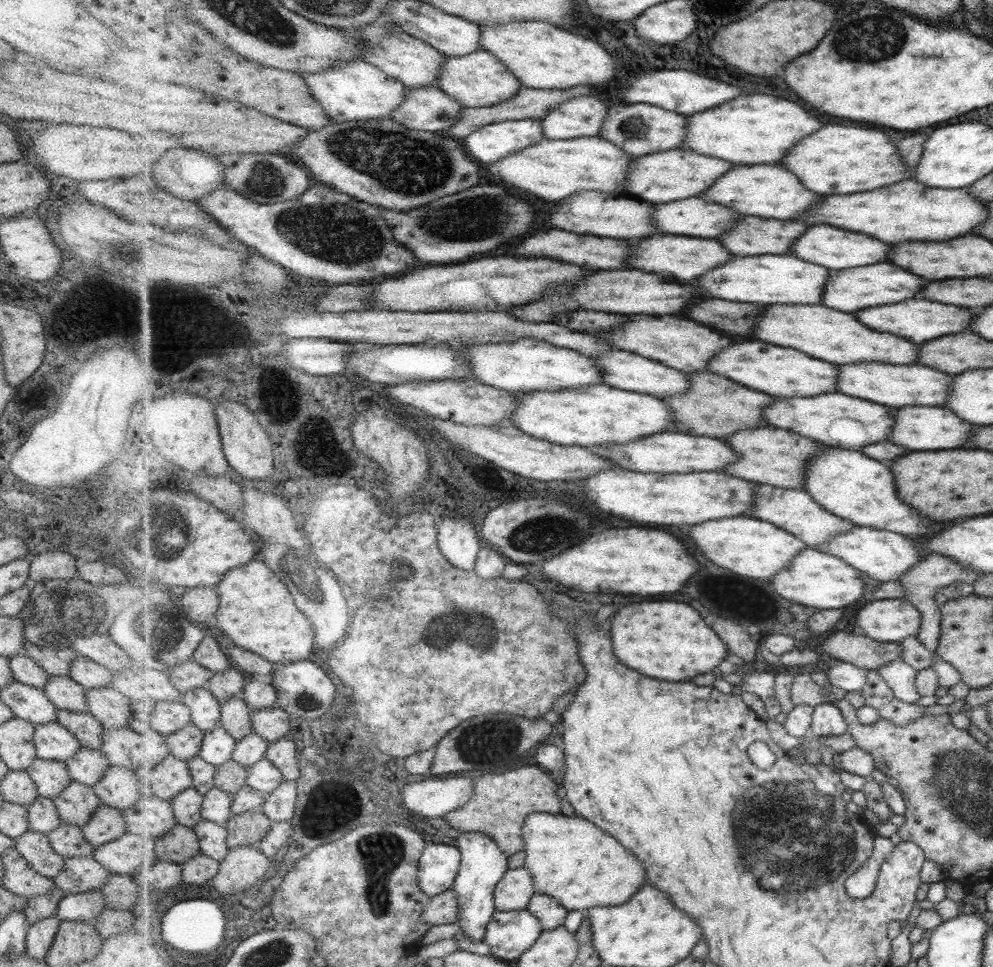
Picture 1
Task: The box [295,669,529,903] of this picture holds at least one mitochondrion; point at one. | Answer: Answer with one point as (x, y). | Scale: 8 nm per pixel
(483, 741)

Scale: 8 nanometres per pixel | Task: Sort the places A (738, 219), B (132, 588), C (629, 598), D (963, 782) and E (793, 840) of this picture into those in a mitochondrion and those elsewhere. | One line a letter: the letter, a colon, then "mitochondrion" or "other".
A: other
B: other
C: other
D: mitochondrion
E: mitochondrion

